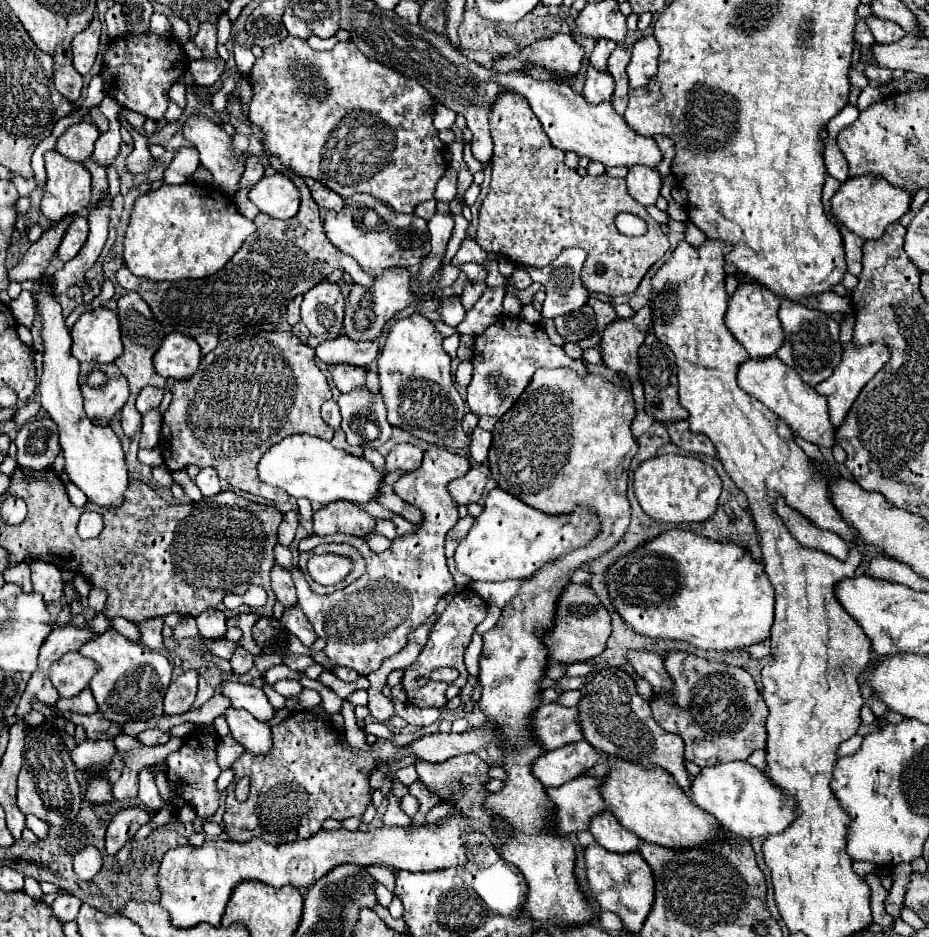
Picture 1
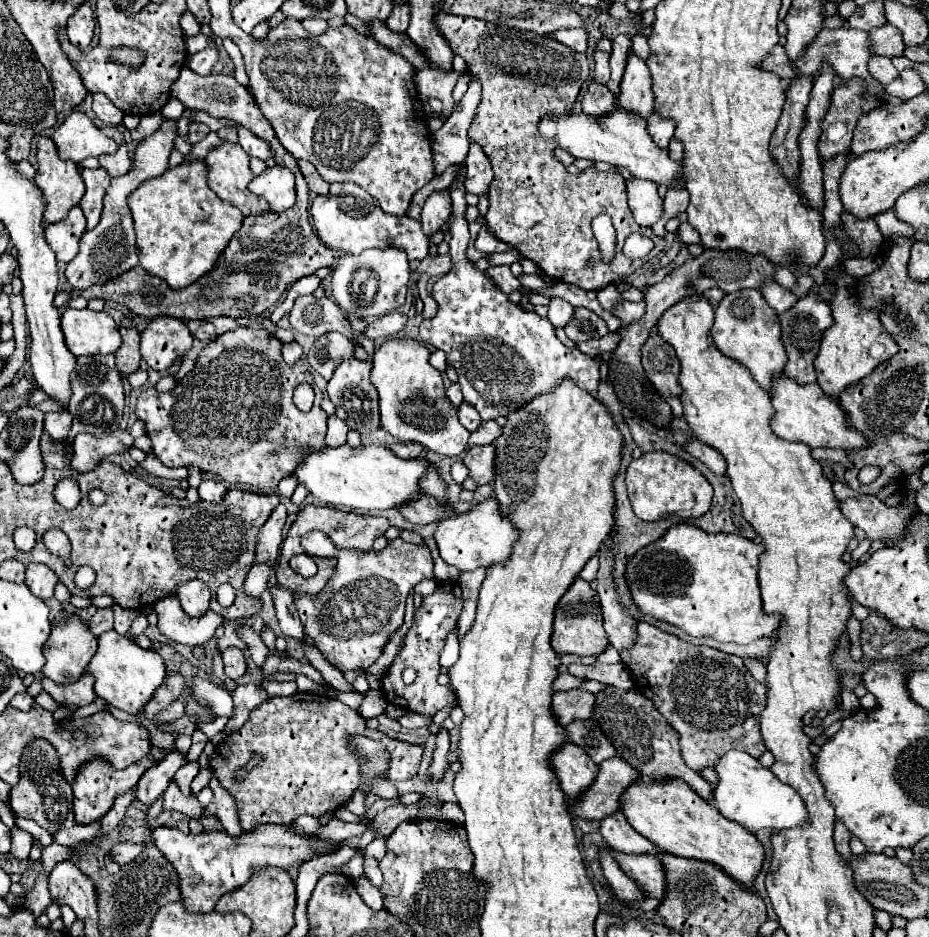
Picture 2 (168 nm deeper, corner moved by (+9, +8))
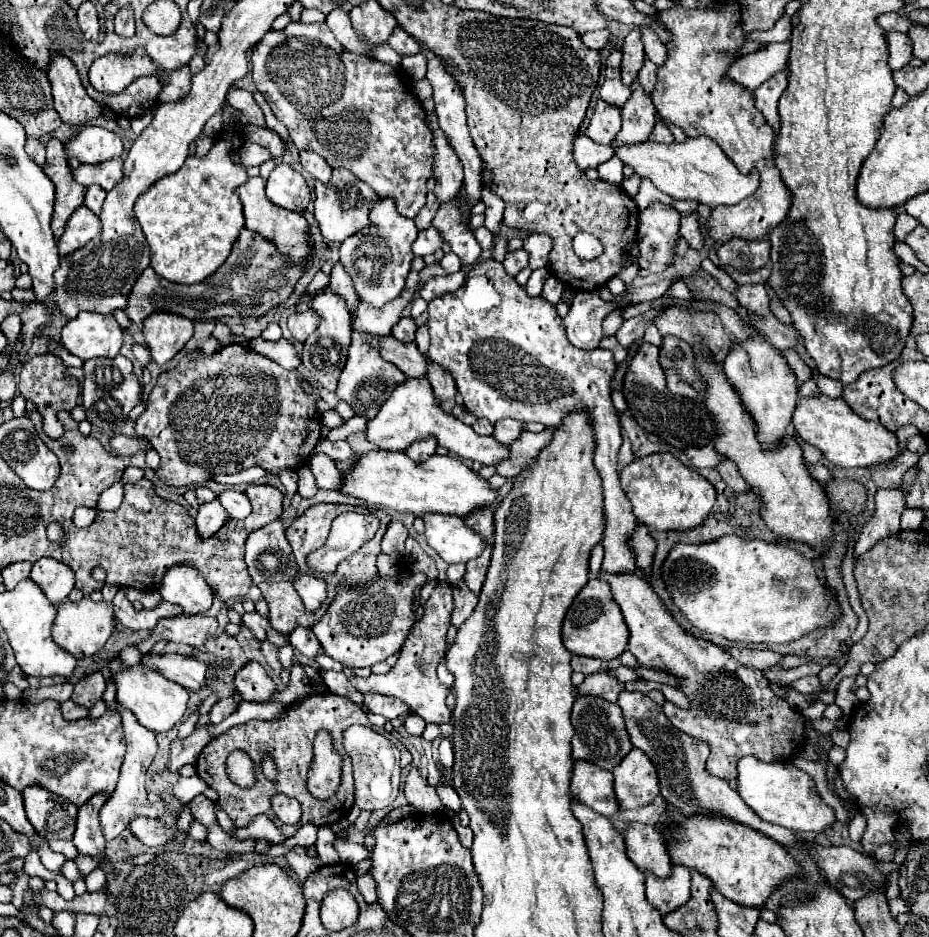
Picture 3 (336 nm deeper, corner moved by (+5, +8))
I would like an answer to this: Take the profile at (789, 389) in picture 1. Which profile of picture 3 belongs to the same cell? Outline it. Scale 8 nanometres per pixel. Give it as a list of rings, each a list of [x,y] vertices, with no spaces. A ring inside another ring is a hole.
[[[826,395],[800,399],[794,411],[794,429],[802,439],[822,451],[822,455],[838,467],[870,467],[878,463],[892,461],[900,455],[896,433],[878,425],[876,421],[866,421],[858,417],[844,399],[830,399]]]

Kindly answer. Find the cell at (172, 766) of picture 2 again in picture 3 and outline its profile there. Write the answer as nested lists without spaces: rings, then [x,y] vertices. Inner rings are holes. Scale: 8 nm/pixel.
[[[208,725],[196,727],[194,733],[186,739],[174,739],[170,745],[170,771],[178,771],[186,763],[196,763],[200,751],[210,743],[212,735],[208,731]]]

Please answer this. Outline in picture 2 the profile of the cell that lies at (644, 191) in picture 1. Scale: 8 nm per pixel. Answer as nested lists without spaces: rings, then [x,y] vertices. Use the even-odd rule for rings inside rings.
[[[632,177],[626,181],[628,191],[628,205],[632,209],[634,219],[640,225],[652,225],[662,215],[662,199],[656,193],[654,181],[642,181],[638,177]]]

